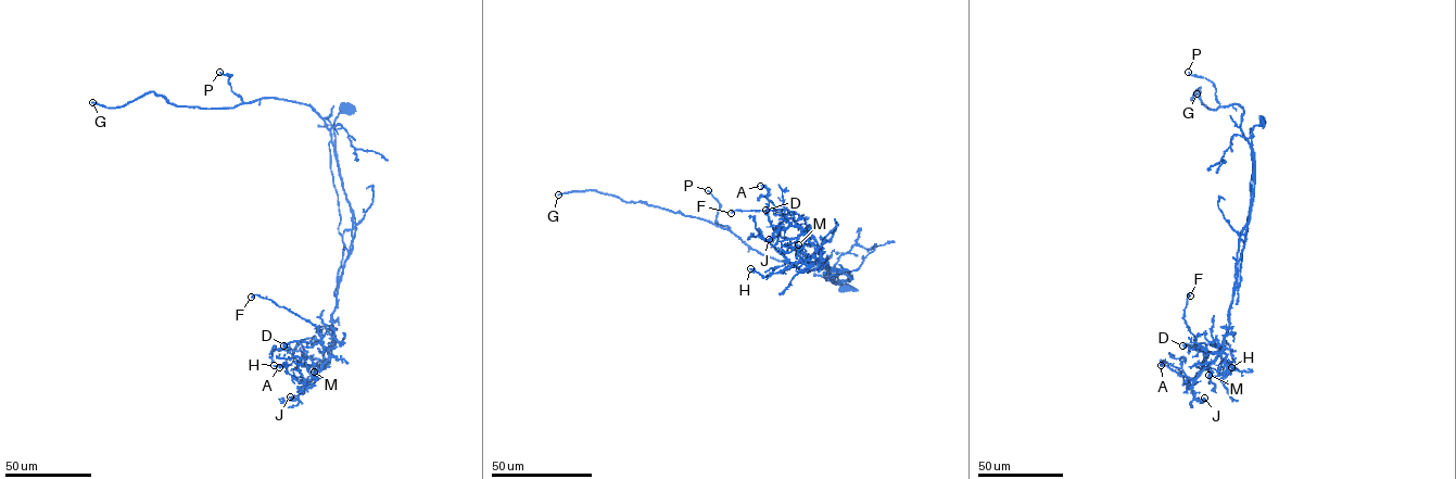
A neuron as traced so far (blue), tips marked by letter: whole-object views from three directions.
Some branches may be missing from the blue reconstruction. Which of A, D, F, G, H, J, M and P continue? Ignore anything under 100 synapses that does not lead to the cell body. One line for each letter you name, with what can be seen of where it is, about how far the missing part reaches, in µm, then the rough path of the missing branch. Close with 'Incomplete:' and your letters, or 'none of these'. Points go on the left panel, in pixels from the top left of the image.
G: Place: (92, 102). Missing length about 350 µm
Incomplete: G

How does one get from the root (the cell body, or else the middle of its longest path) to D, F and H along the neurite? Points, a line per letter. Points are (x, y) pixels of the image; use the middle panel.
D: (843, 289), (832, 277), (846, 281), (849, 272), (820, 266), (806, 235), (782, 237), (766, 210)
F: (843, 289), (832, 277), (846, 281), (849, 272), (820, 266), (818, 242), (805, 218), (785, 210), (731, 213)
H: (843, 289), (832, 277), (846, 281), (849, 272), (820, 266), (822, 260), (808, 255), (764, 277), (750, 268)

